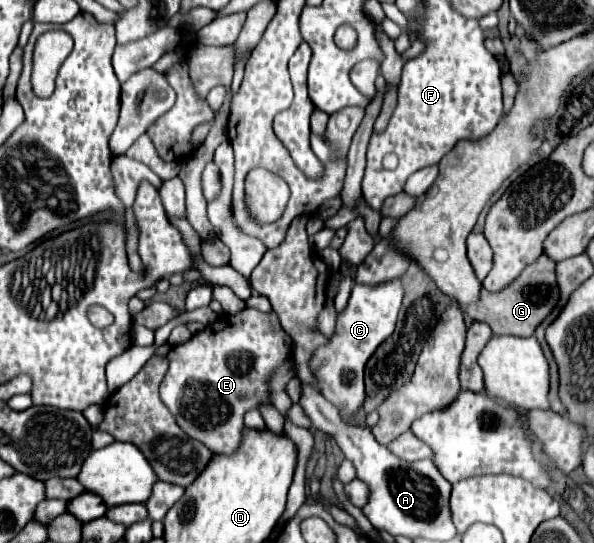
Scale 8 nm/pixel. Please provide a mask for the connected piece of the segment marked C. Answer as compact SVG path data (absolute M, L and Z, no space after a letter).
M399 278L381 282L377 286L355 284L347 308L337 316L335 336L331 338L329 344L325 344L325 348L317 348L311 360L313 372L317 374L317 382L321 386L321 394L349 416L353 416L365 400L365 386L363 386L365 362L371 358L377 346L393 334L403 294L405 288Z

